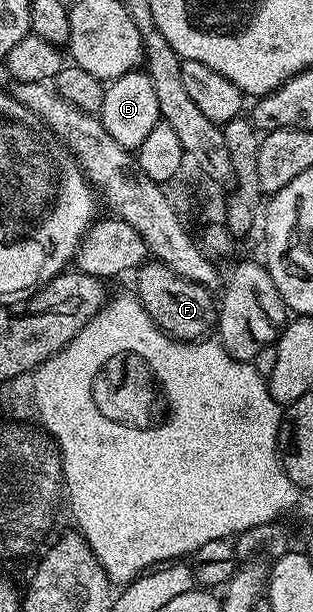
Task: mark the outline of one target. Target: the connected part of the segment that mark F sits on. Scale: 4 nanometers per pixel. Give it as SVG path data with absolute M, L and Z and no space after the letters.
M142 264L136 270L137 300L145 308L147 315L151 315L153 322L170 337L176 337L179 341L202 340L208 334L205 332L214 328L217 319L214 294L199 283L191 283L191 279L183 279L183 275L177 275L166 265L152 264Z

